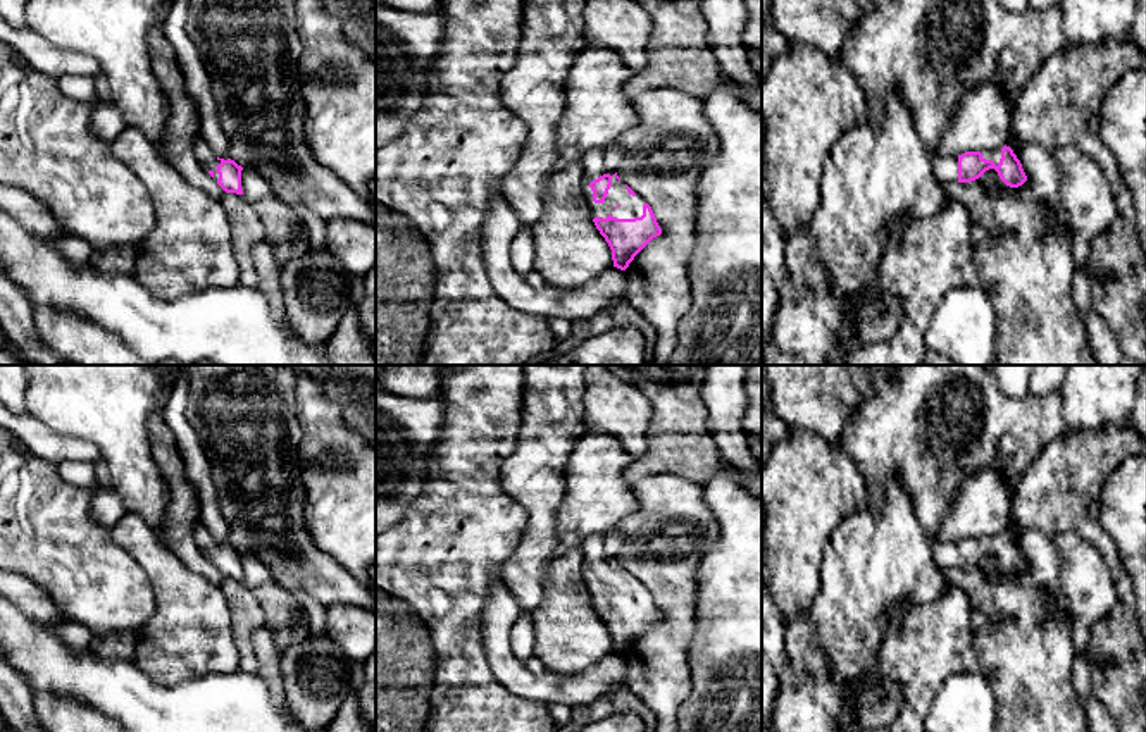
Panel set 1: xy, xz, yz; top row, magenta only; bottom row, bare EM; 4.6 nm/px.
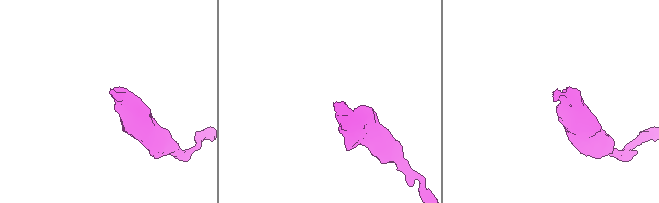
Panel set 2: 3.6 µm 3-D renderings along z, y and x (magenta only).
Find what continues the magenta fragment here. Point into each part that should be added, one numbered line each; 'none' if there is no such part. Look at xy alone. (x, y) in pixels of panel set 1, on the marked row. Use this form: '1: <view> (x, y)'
1: xy (202, 150)

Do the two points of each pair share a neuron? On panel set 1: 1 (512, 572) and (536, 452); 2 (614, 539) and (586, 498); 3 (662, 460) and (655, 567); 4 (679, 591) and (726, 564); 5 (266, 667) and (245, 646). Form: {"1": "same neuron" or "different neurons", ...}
{"1": "same neuron", "2": "different neurons", "3": "different neurons", "4": "different neurons", "5": "different neurons"}

